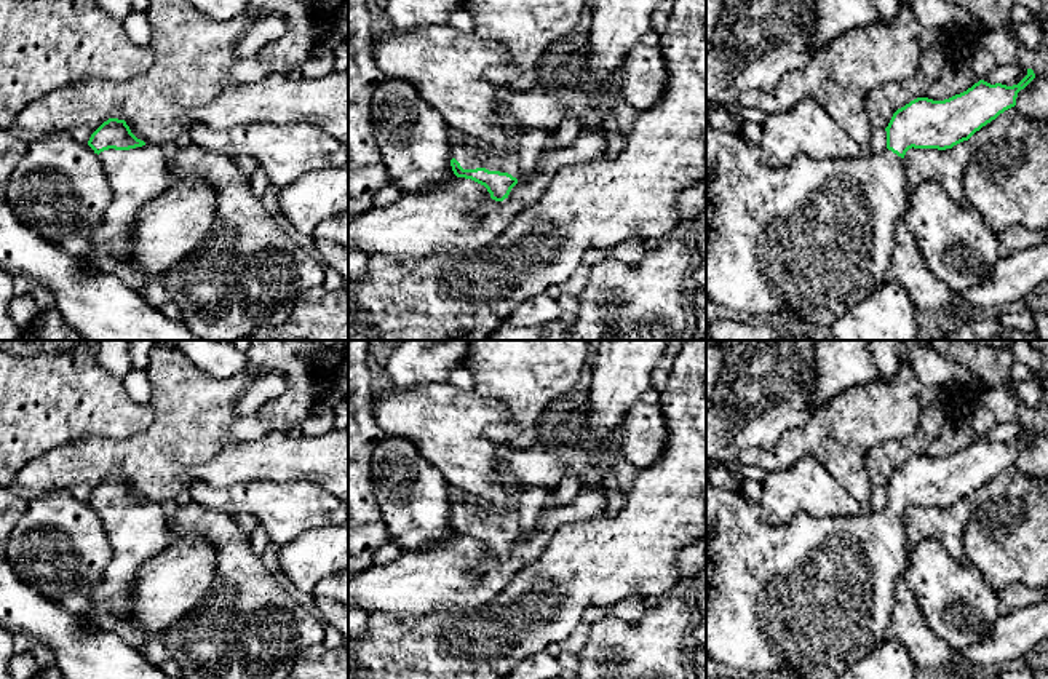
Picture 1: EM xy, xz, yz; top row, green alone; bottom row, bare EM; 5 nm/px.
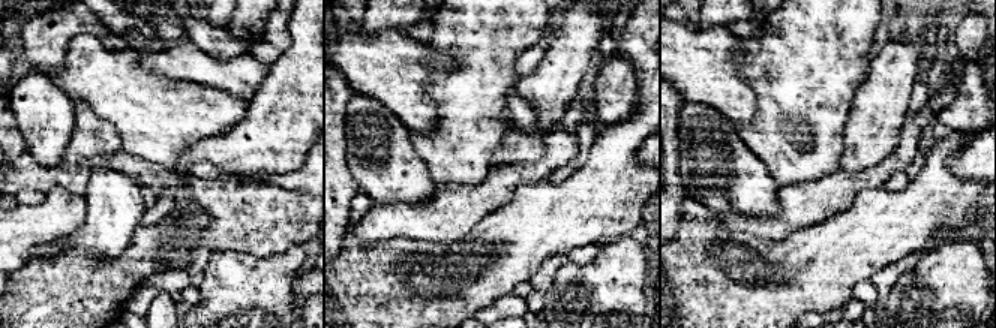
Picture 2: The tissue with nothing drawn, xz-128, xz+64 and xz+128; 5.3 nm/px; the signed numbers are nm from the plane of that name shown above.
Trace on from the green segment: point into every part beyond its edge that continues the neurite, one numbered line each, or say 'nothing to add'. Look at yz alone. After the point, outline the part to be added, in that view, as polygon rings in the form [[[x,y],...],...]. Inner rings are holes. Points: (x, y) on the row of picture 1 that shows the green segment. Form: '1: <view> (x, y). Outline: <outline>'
1: yz (802, 242). Outline: [[[706,121],[706,299],[716,305],[735,312],[759,316],[762,321],[786,320],[802,332],[831,331],[832,323],[852,305],[864,300],[887,278],[890,268],[895,225],[903,219],[907,208],[907,179],[903,158],[885,149],[866,150],[858,158],[815,160],[808,155],[796,155],[789,163],[772,166],[760,153],[759,145],[749,145],[738,133],[714,129]]]

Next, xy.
1: xy (138, 176). Outline: [[[158,145],[109,149],[101,152],[99,158],[113,198],[91,233],[91,244],[93,249],[107,248],[123,260],[129,252],[129,230],[136,214],[177,179],[171,174],[168,158]]]

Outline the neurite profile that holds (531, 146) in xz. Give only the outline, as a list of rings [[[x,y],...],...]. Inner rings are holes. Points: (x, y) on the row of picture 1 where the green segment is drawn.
[[[534,129],[519,142],[518,158],[521,171],[532,173],[542,152],[551,144],[554,131]]]

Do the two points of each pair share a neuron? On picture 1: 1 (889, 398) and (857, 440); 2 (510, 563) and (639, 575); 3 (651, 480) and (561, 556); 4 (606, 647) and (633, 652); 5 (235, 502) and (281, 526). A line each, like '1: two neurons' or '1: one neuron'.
1: one neuron
2: two neurons
3: one neuron
4: one neuron
5: one neuron

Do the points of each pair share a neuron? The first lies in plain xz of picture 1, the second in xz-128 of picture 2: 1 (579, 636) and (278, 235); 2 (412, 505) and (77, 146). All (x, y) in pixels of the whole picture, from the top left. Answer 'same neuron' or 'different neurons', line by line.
1: same neuron
2: different neurons

